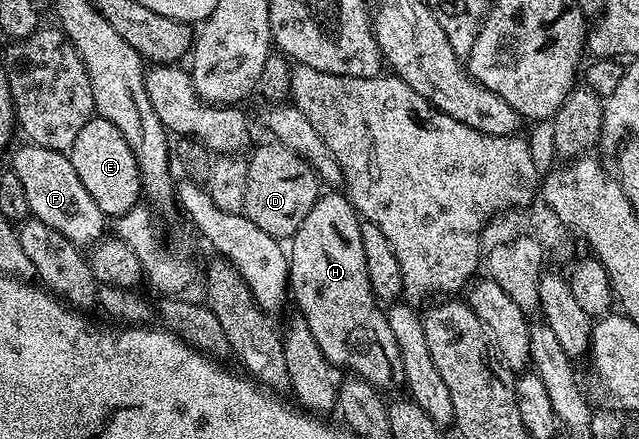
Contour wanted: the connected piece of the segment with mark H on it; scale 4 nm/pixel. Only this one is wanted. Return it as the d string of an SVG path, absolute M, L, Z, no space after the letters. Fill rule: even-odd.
M339 191L320 195L309 215L305 215L305 223L297 227L289 241L289 293L293 301L295 297L298 316L313 333L313 339L317 341L317 347L321 347L325 359L340 370L347 369L343 371L363 378L376 389L386 391L394 385L403 385L401 353L397 351L397 339L393 339L386 312L371 289L369 271L365 271L365 247L361 247L360 224L361 218L352 207L350 197Z

